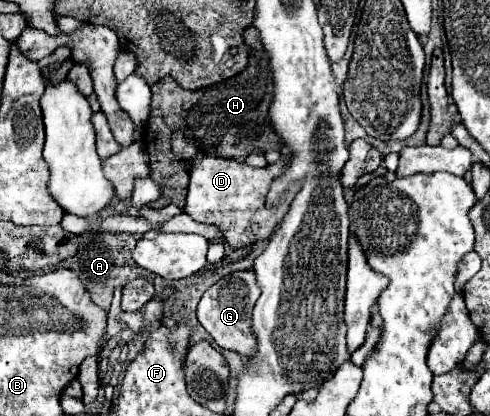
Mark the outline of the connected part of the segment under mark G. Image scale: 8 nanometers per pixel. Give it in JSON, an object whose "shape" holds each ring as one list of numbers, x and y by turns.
{"shape":[[234,271,230,275,220,277,212,287,208,287,208,291,204,291,198,303,198,321,220,347,232,349,244,357,250,357,254,355,254,349,256,349,256,339,250,331,250,317,258,297,260,297,260,289,256,285,254,273]]}

